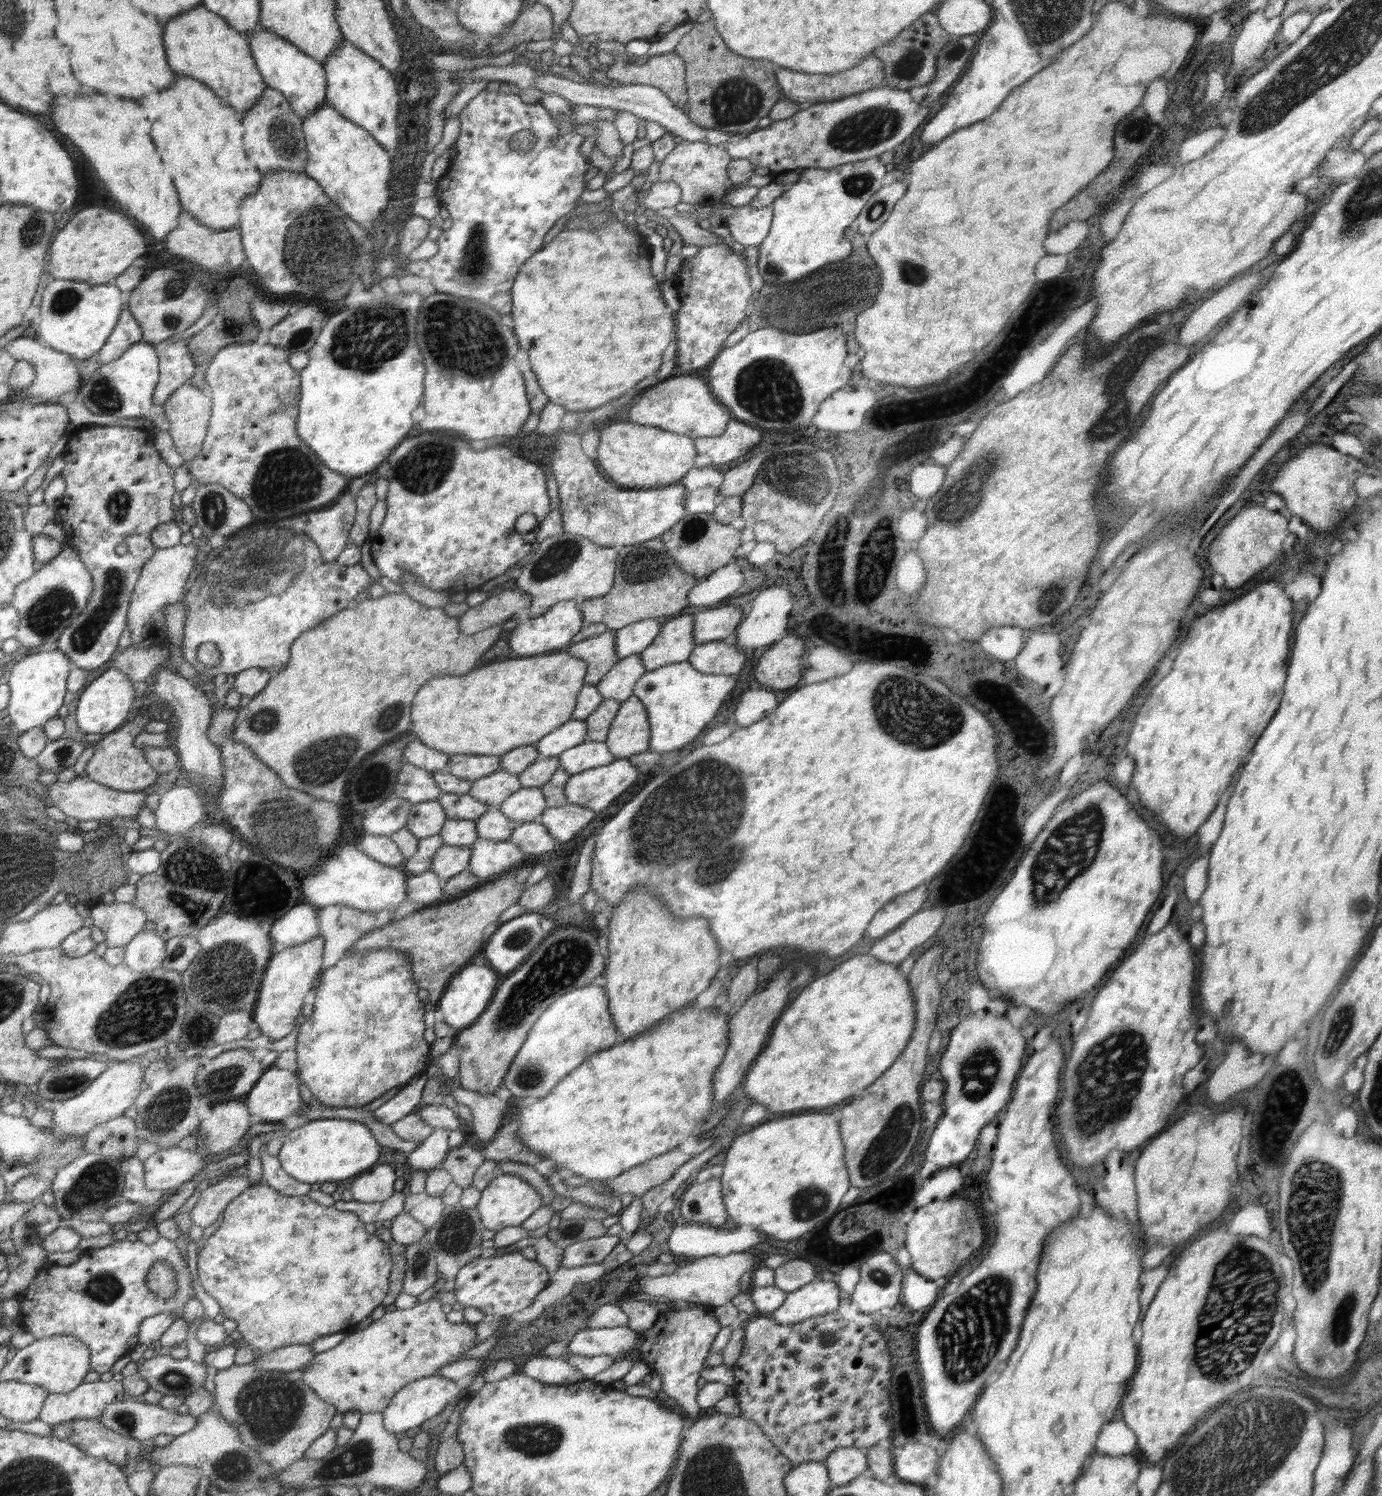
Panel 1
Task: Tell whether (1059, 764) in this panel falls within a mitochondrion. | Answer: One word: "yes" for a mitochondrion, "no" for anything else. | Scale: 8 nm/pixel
no

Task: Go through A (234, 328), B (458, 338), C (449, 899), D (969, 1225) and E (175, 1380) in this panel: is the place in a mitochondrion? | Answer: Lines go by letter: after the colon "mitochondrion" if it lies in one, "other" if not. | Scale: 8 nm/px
A: mitochondrion
B: mitochondrion
C: other
D: mitochondrion
E: mitochondrion

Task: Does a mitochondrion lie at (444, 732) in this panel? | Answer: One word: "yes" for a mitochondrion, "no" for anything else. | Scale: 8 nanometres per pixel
no

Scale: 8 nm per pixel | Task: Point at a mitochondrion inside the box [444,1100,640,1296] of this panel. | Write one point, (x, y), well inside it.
(571, 1230)

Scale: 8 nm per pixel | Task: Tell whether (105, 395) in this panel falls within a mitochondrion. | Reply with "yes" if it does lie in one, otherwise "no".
yes

